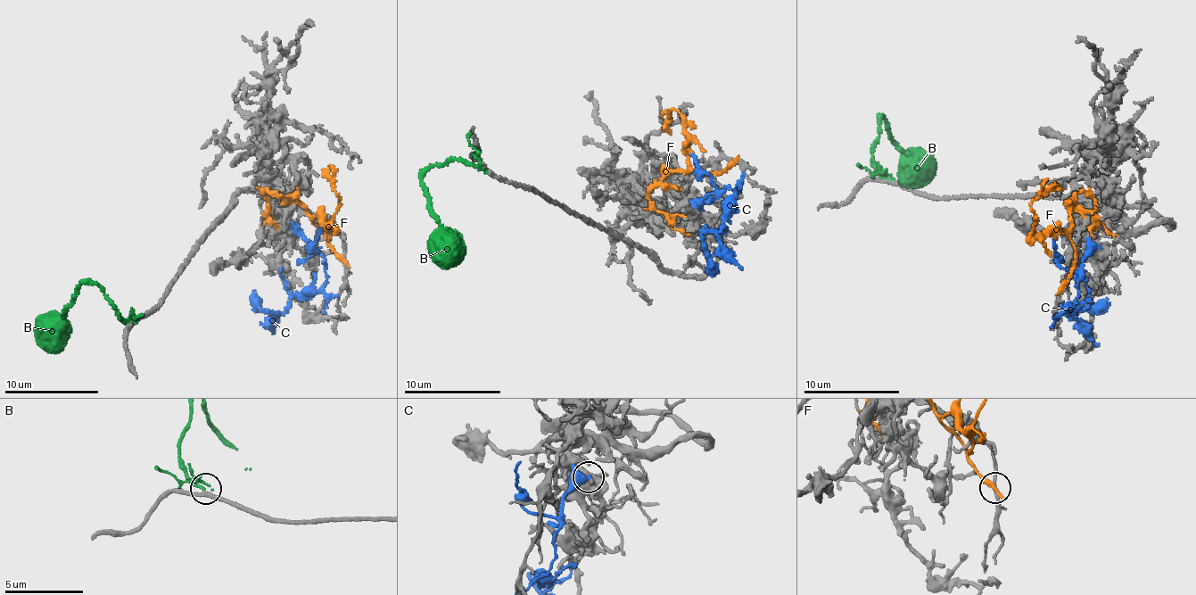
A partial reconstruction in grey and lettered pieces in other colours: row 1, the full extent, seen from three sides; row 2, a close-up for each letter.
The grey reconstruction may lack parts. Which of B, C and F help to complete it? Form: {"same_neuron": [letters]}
{"same_neuron": []}

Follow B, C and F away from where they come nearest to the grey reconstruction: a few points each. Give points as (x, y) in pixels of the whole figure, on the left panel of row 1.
B: (128, 320), (120, 318), (116, 306), (95, 284), (84, 283), (57, 323), (50, 326), (50, 334), (45, 342)
C: (294, 226), (325, 258), (326, 276), (283, 312), (265, 313), (251, 300), (253, 293)
F: (343, 261), (326, 241), (304, 207), (290, 197), (265, 192), (268, 210), (263, 214), (272, 219)

